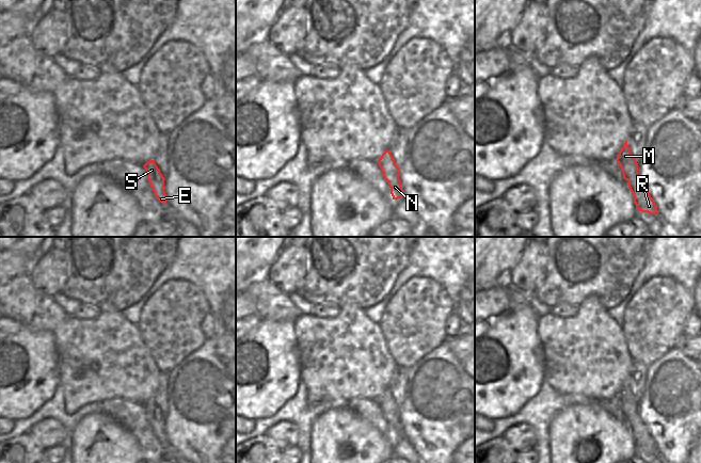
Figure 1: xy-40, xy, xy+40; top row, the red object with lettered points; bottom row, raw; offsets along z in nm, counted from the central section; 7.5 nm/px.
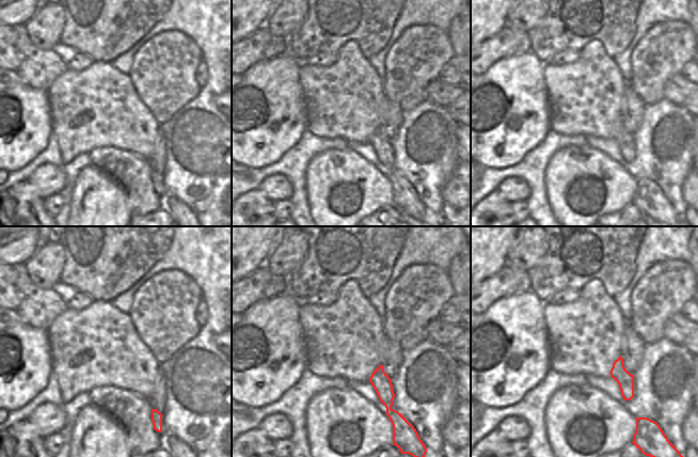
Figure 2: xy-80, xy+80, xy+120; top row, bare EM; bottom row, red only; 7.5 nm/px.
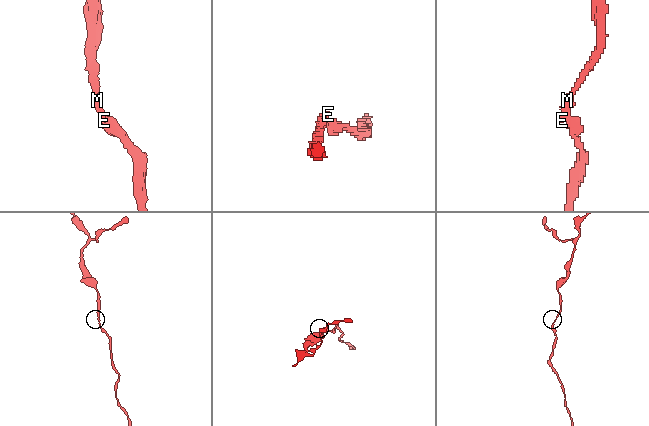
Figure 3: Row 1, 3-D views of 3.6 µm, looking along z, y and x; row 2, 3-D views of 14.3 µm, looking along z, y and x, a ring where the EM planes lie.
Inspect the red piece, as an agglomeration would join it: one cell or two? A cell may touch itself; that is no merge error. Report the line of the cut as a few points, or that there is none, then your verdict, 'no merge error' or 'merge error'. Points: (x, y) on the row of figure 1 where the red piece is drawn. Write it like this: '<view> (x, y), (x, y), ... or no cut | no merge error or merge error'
no cut | no merge error

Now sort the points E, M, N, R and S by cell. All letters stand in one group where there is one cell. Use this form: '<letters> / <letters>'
E M N R S

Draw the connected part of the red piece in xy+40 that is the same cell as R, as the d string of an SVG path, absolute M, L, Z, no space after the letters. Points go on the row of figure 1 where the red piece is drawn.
M627 141L617 156L623 178L628 181L628 188L634 196L636 210L657 214L657 207L638 175L638 163L632 156Z

